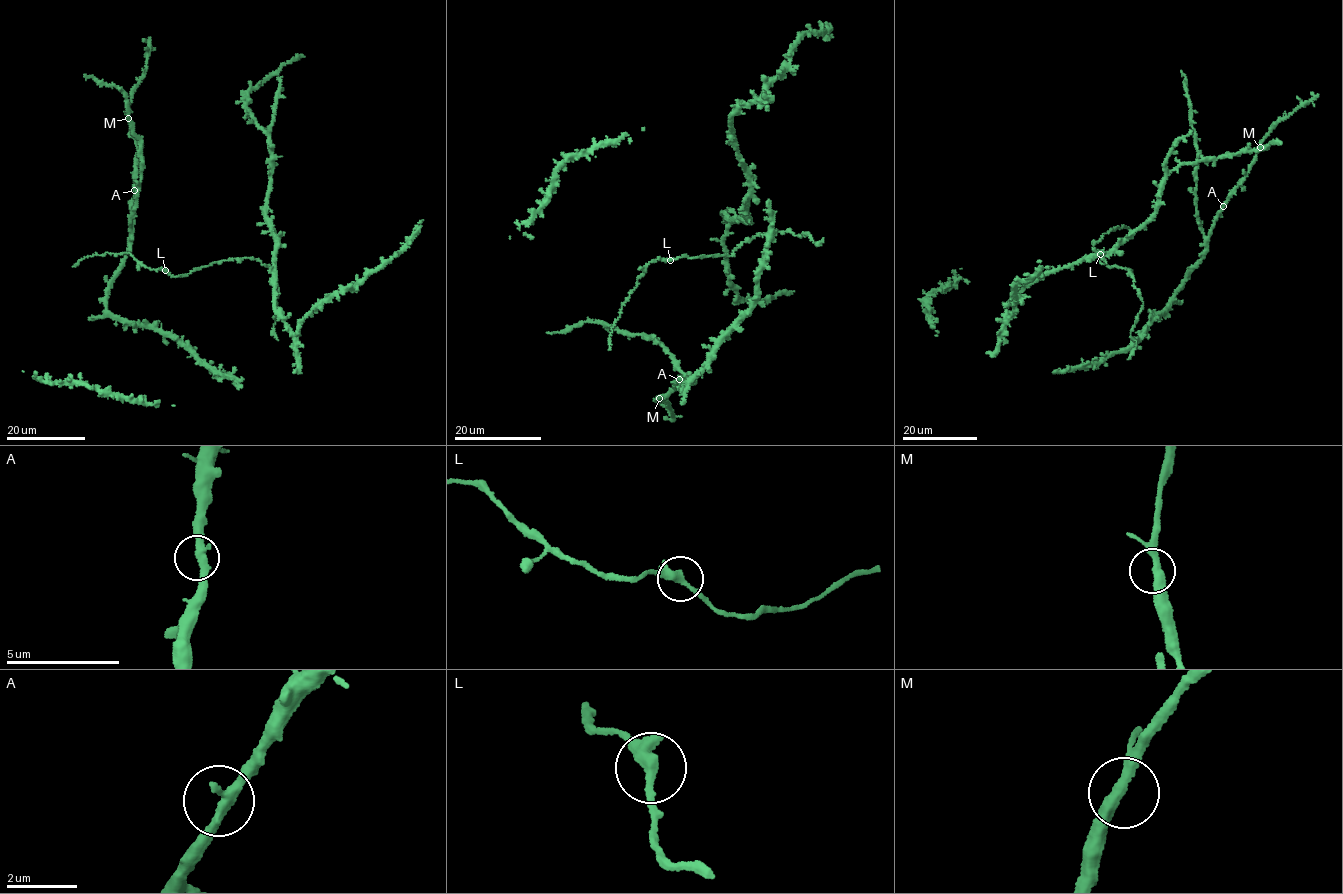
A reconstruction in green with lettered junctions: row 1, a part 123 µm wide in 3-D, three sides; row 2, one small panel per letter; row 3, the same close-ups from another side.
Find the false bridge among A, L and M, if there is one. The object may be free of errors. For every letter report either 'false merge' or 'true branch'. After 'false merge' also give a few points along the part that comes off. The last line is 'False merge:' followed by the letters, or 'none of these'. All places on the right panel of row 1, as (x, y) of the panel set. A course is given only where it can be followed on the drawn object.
A: true branch
L: true branch
M: true branch
False merge: none of these

